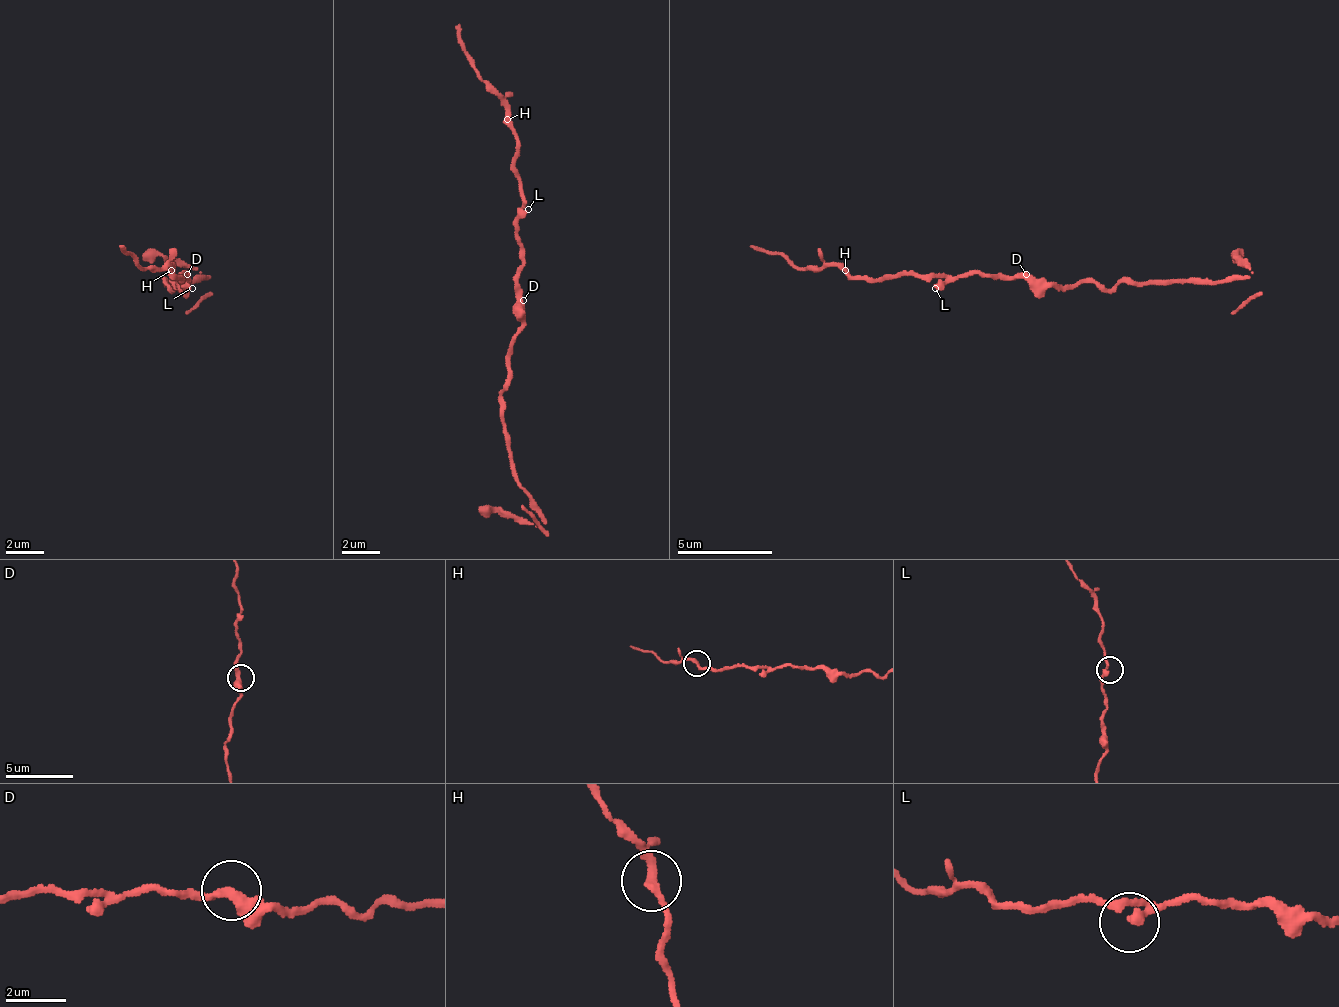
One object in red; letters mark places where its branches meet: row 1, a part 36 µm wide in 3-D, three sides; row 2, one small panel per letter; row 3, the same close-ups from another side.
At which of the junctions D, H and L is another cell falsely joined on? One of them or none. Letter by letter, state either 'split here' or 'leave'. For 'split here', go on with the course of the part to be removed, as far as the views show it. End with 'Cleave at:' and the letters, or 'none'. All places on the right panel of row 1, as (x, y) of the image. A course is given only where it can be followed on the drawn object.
D: leave
H: leave
L: leave
Cleave at: none

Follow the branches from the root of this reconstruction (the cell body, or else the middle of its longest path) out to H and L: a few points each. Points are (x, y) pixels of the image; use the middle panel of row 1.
H: (518, 300), (518, 266), (523, 262), (518, 209), (523, 204), (523, 180), (513, 166), (518, 132), (509, 118)
L: (518, 300), (518, 266), (523, 262), (518, 218), (528, 209)

